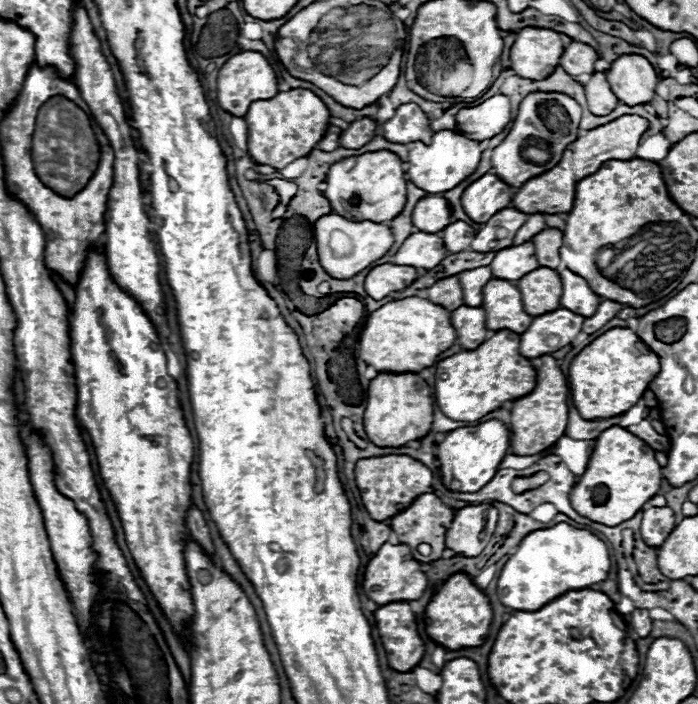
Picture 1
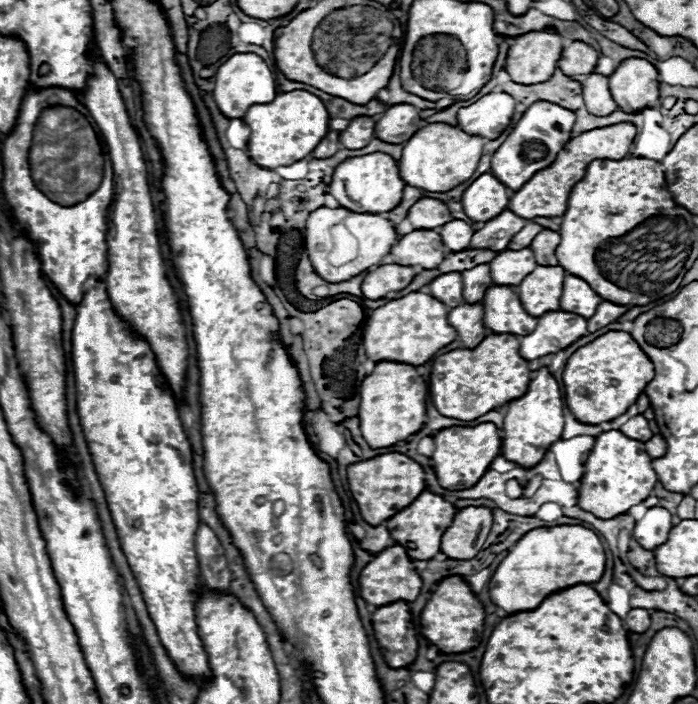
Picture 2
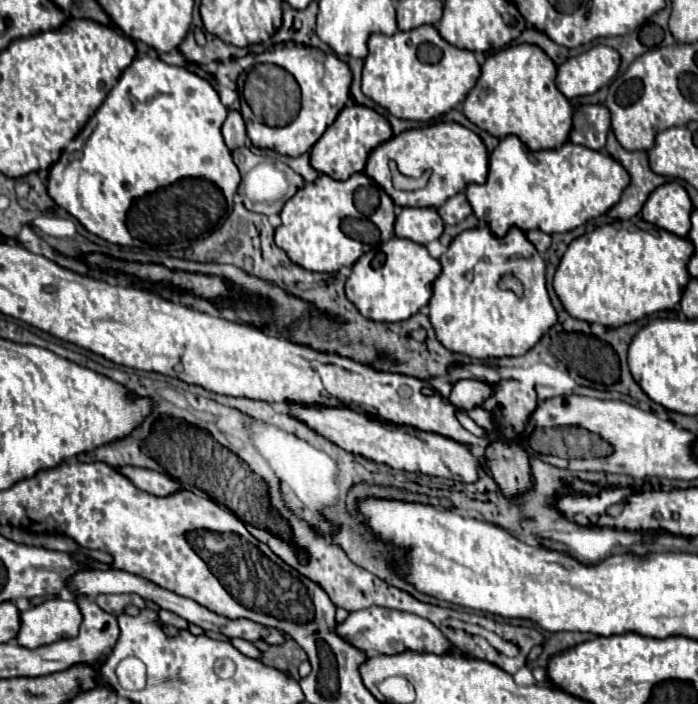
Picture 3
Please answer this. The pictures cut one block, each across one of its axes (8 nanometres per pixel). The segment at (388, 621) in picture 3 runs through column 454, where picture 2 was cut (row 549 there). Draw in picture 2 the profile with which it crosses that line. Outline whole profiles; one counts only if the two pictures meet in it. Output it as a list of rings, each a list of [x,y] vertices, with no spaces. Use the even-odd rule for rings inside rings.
[[[654,506],[642,520],[638,520],[632,536],[642,548],[654,550],[660,542],[664,542],[664,538],[668,538],[668,530],[672,530],[672,514],[666,508]]]

